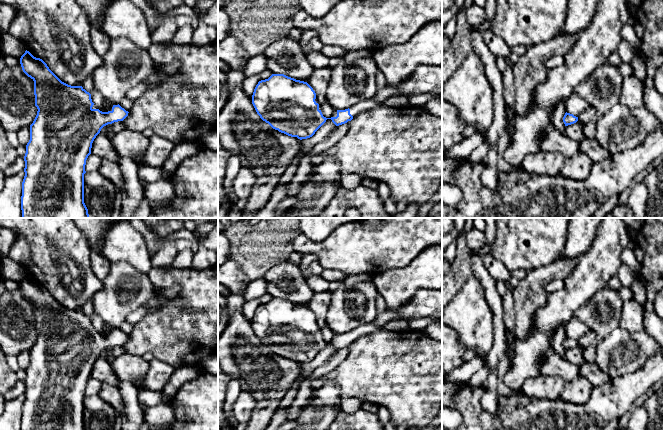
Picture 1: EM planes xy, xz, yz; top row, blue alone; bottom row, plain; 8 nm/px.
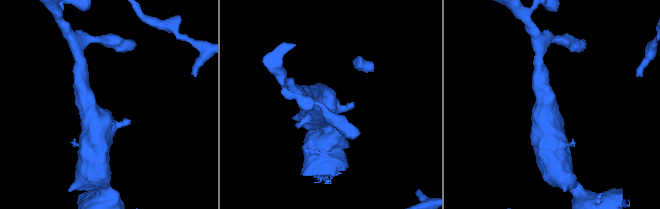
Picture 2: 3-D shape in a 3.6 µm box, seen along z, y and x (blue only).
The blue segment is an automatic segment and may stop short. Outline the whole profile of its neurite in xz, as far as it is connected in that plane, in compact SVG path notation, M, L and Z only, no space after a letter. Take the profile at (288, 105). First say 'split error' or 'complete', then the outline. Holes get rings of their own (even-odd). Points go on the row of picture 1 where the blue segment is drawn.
split error; M272 74L258 82L252 104L260 118L273 129L300 140L312 137L327 119L339 126L361 112L384 105L373 98L363 100L348 109L335 110L331 118L326 118L315 99L316 93L307 82Z

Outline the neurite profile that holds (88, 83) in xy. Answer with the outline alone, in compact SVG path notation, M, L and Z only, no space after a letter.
M93 74L88 75L82 82L83 89L85 89L87 92L91 93L91 91L94 89L94 79Z

